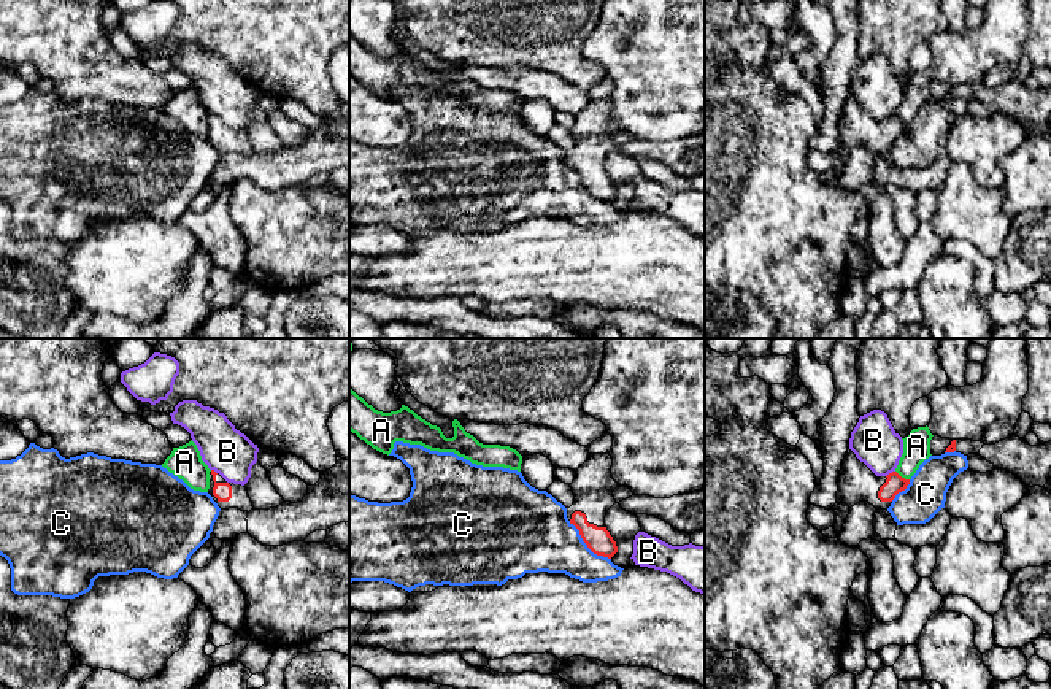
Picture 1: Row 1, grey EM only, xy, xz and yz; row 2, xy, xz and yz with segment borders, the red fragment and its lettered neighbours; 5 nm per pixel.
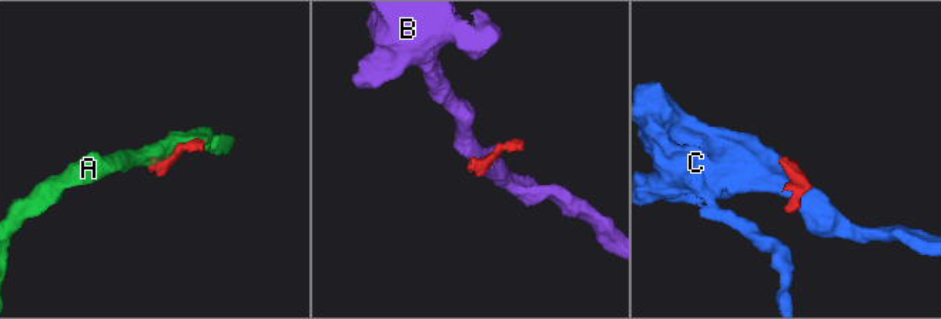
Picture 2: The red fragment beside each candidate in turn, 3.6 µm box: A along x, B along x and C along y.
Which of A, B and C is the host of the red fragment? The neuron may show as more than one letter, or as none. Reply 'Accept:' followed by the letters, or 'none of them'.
Accept: none of them

